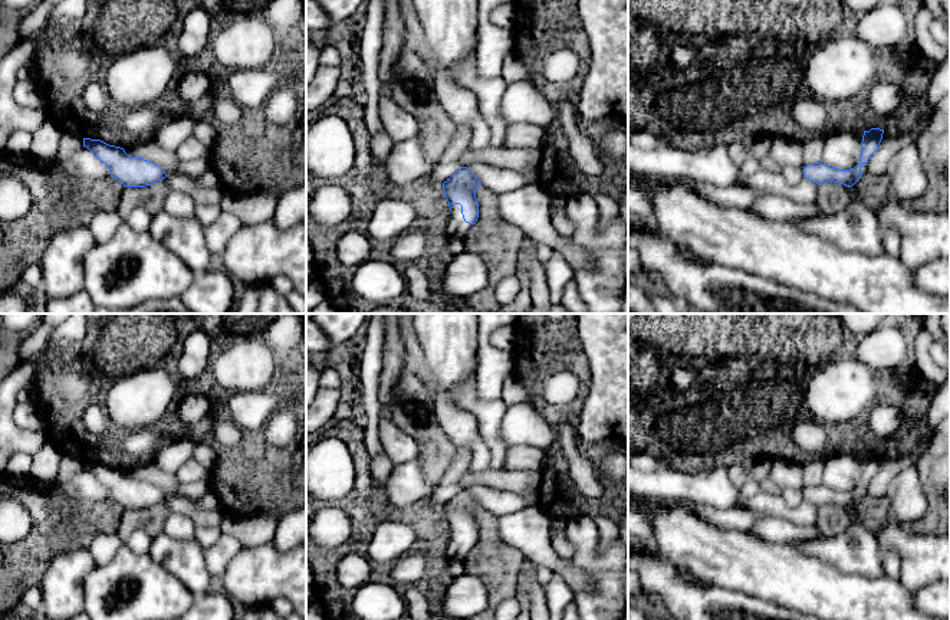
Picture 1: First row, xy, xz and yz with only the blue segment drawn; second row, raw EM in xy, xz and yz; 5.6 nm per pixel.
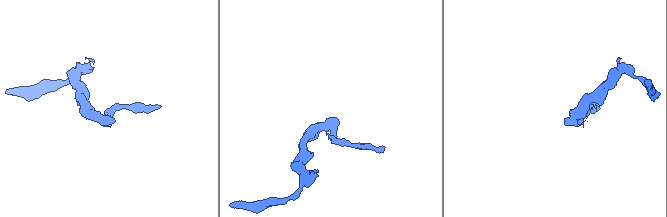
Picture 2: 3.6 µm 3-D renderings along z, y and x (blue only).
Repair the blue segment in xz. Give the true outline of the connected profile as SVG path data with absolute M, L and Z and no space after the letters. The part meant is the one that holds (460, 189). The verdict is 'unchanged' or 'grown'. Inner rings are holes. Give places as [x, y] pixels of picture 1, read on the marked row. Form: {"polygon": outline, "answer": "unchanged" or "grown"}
{"polygon": "M461 167L443 183L444 196L450 207L448 237L461 239L476 224L479 219L476 188L479 186L481 183L467 167Z", "answer": "grown"}

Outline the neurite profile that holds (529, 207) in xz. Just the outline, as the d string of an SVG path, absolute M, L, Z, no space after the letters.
M527 184L499 193L497 211L506 223L519 227L535 243L543 243L559 252L573 270L594 266L591 255L584 247L555 230L550 217L550 188Z

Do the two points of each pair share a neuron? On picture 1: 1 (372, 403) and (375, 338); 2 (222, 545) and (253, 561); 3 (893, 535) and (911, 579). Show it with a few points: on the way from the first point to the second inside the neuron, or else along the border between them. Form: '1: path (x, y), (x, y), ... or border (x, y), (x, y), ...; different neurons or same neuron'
1: path (371, 387), (371, 361), (374, 354); same neuron
2: border (243, 545), (217, 581); different neurons
3: path (903, 545), (911, 554), (911, 568); same neuron

